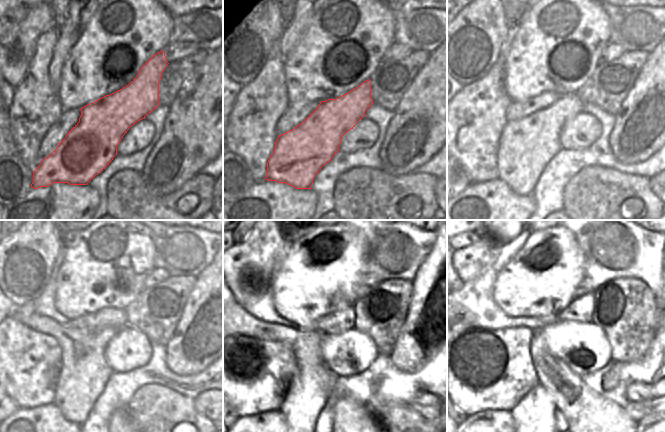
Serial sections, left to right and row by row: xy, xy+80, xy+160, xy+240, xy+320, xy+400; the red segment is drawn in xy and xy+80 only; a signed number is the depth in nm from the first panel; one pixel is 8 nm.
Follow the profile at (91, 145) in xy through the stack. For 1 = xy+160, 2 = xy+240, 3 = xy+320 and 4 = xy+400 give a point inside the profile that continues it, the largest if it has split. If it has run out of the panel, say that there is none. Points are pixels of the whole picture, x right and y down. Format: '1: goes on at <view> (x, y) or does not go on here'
1: goes on at xy+160 (527, 145)
2: goes on at xy+240 (84, 373)
3: goes on at xy+320 (309, 390)
4: goes on at xy+400 (534, 415)

